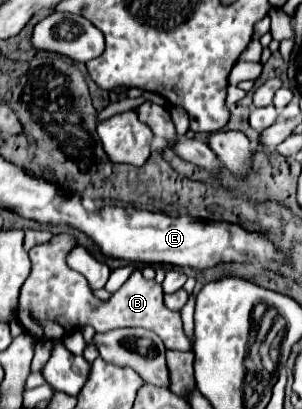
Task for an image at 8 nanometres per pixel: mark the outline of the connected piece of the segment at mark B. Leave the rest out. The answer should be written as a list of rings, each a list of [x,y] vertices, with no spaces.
[[[60,233],[54,235],[48,243],[36,245],[30,249],[32,259],[32,271],[28,279],[24,281],[18,297],[18,321],[30,333],[36,341],[48,341],[48,339],[62,339],[72,329],[82,329],[86,325],[92,325],[96,333],[106,333],[112,329],[138,325],[144,329],[154,331],[166,345],[166,349],[178,349],[178,351],[190,351],[190,339],[184,335],[182,319],[178,311],[166,309],[162,301],[162,287],[154,279],[144,279],[142,273],[136,269],[128,281],[108,299],[100,301],[94,297],[86,279],[78,275],[77,271],[70,269],[66,263],[68,253],[78,245],[74,235]]]

